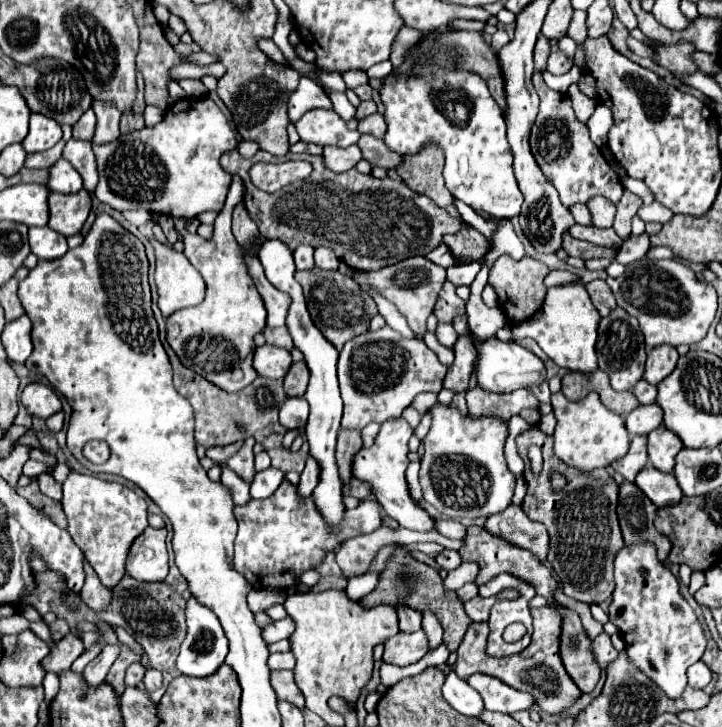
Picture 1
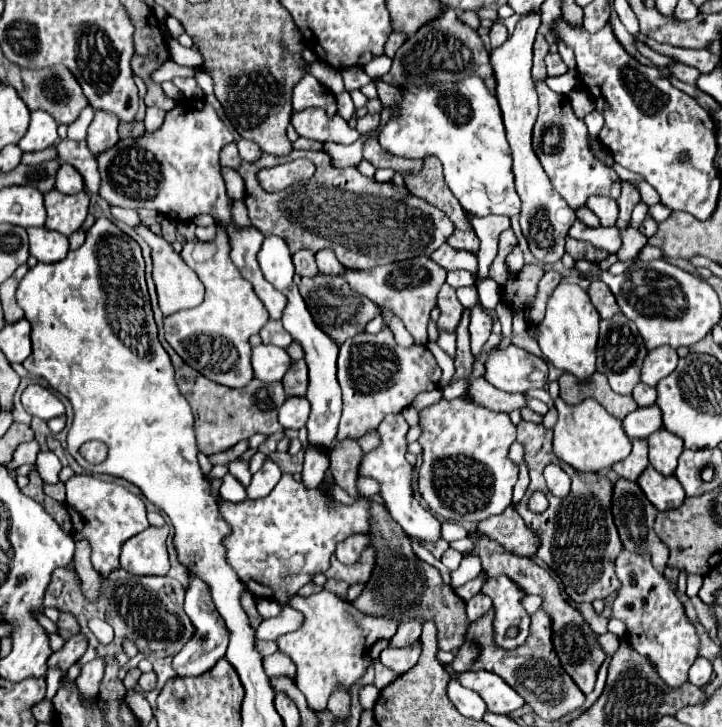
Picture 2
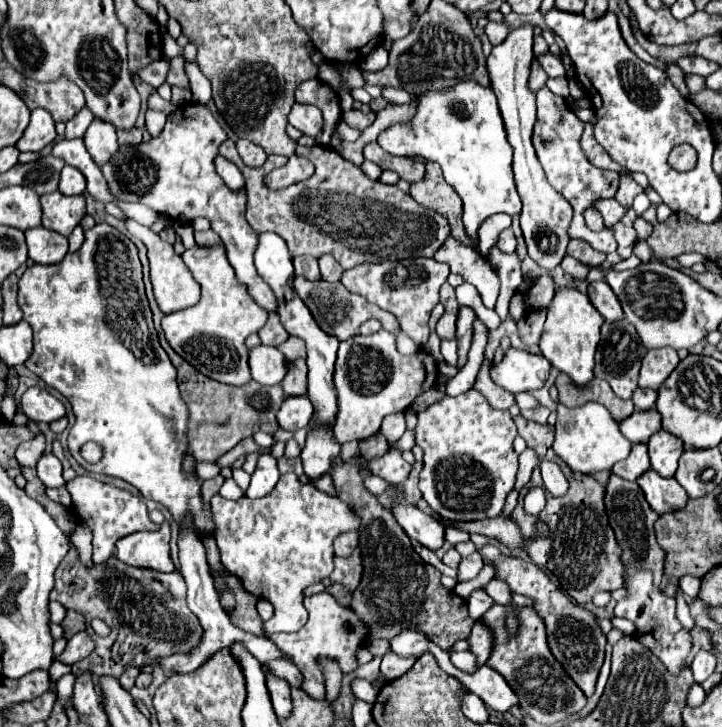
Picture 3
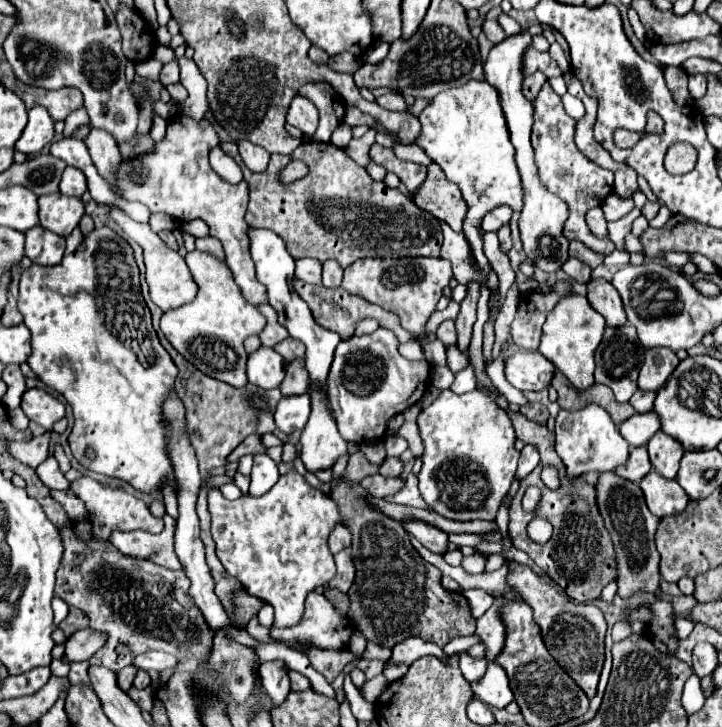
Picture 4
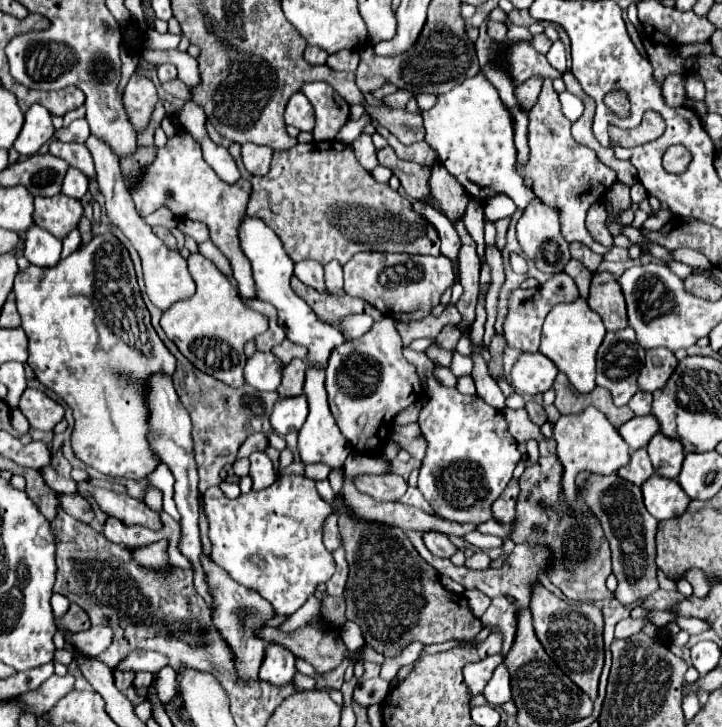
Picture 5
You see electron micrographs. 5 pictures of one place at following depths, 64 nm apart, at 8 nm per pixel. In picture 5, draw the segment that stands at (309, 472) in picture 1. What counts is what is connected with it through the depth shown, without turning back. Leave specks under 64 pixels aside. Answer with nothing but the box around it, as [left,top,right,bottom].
[298,368,352,468]

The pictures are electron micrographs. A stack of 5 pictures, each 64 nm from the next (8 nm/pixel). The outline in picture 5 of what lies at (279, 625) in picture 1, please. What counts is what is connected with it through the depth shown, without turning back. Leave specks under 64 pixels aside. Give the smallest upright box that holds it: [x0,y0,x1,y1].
[204,474,334,616]

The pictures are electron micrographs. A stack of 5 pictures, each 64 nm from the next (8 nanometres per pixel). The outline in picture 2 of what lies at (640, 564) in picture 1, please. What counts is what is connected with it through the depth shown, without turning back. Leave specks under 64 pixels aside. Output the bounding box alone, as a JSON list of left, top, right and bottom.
[612,550,700,690]

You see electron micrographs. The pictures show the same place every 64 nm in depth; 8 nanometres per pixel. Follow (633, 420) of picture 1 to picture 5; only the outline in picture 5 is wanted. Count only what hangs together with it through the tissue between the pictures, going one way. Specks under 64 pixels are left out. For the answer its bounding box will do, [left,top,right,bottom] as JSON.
[618,414,660,450]

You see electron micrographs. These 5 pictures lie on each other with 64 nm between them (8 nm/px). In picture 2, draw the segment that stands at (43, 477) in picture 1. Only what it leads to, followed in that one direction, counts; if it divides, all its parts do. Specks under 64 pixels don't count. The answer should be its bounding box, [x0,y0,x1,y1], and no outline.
[44,484,66,502]

